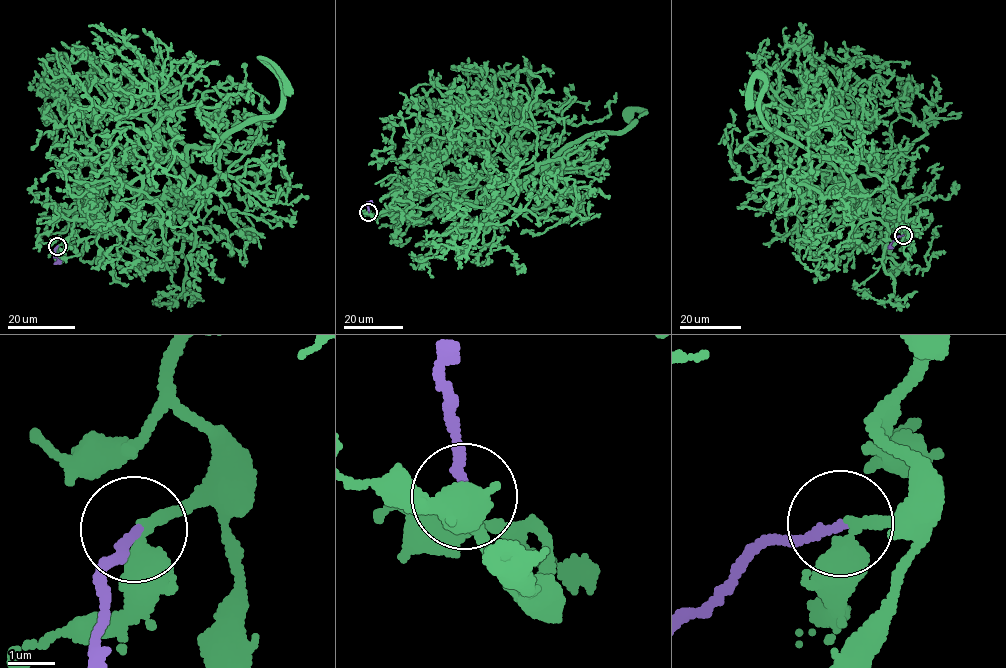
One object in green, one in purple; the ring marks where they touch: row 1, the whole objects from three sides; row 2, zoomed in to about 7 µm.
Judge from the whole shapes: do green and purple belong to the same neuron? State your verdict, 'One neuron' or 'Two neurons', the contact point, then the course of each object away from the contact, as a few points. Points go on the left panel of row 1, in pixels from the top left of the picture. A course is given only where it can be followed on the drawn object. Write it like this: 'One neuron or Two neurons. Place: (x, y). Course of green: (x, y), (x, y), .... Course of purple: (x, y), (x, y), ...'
One neuron. Place: (57, 246). Course of green: (57, 245), (84, 219), (172, 195), (192, 145), (140, 111), (97, 106), (49, 58), (46, 77), (69, 95). Course of purple: (57, 246), (54, 253), (57, 261), (53, 264)

